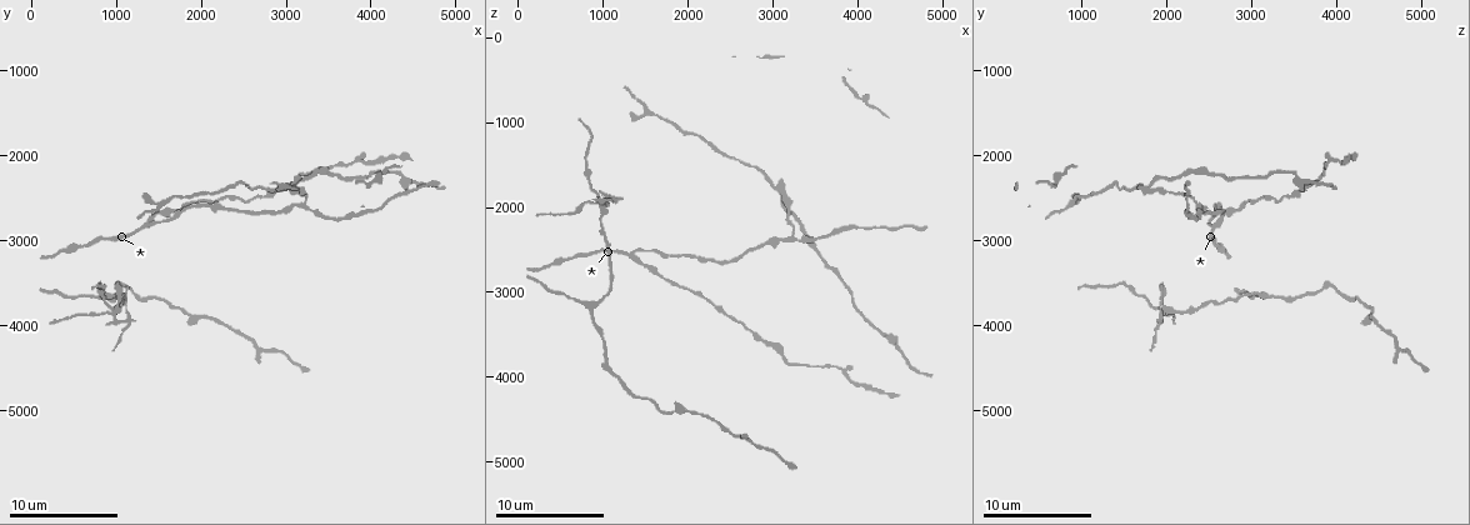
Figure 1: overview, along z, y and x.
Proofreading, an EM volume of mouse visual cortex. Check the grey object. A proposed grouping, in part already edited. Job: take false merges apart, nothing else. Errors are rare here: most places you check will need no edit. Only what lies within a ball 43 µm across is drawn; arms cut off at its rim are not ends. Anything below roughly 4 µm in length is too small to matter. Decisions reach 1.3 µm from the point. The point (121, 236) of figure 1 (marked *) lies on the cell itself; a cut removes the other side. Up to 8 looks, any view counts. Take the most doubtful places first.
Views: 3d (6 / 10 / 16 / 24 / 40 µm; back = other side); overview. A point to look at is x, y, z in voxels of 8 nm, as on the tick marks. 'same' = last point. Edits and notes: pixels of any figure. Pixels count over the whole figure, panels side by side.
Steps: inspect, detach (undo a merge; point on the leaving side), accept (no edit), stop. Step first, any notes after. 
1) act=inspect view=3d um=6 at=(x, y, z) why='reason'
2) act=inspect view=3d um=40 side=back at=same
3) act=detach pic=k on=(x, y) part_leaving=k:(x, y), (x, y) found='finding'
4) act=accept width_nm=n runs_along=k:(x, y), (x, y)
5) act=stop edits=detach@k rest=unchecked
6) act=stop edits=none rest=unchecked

act=inspect view=3d um=16 at=(3100, 2300, 1800) why='small branch off a trunk'

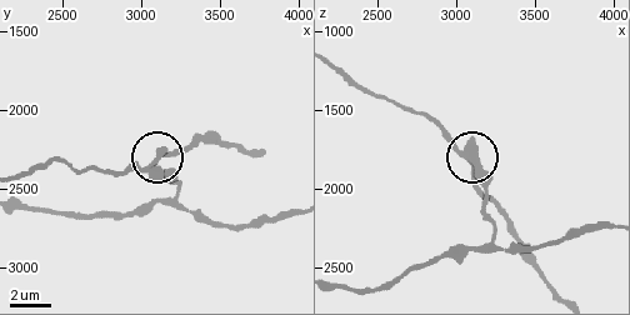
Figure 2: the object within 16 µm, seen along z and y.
act=detach pic=2 on=(168, 149) side_arm_um=22 arms=5 found='a second cell is stuck on'

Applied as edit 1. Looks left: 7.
act=inspect view=3d um=16 at=(1000, 3800, 1950) why='four or more arms meet'

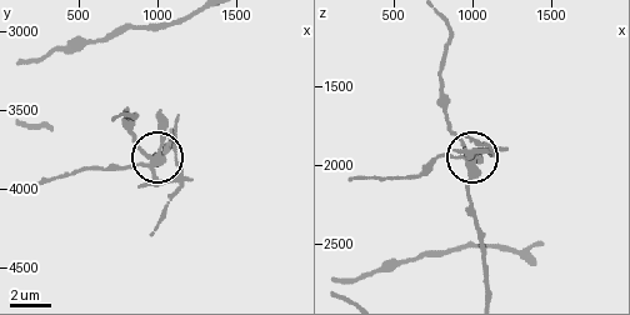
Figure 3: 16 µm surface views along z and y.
act=detach pic=3 on=(148, 184) width_nm=260 part_leaving=3:(155, 158), (141, 165), (75, 170), (38, 184) found='two cells meet here'

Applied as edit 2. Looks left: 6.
act=inspect view=overview

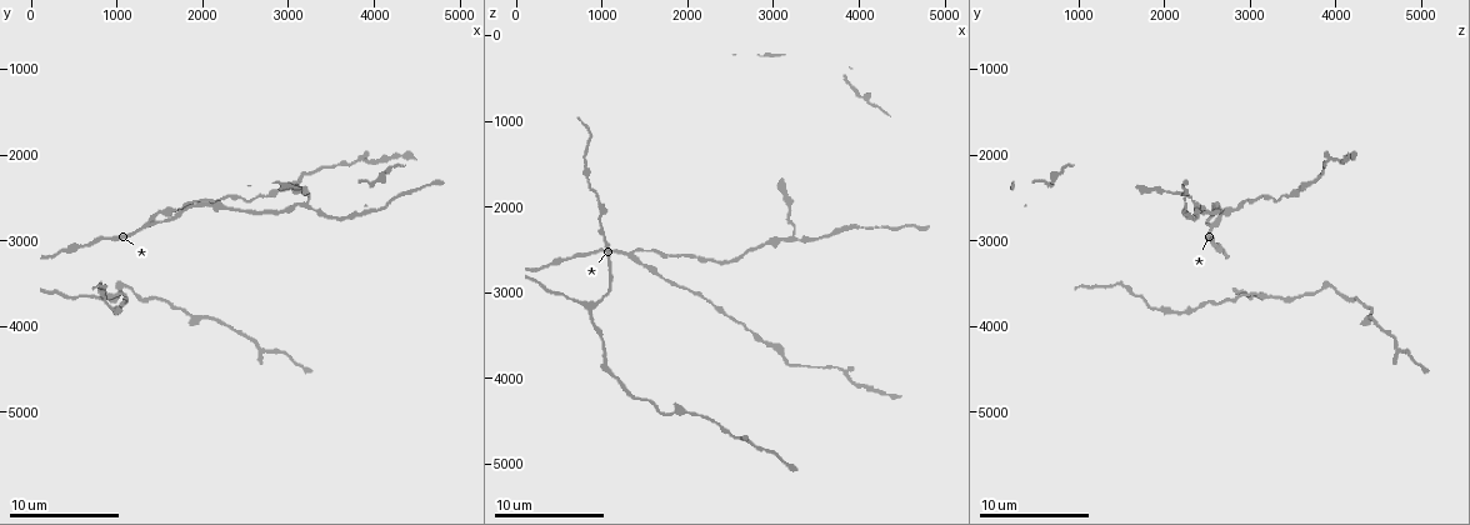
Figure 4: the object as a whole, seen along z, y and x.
act=inspect view=3d um=10 at=(900, 3650, 3200) why='arms part here'

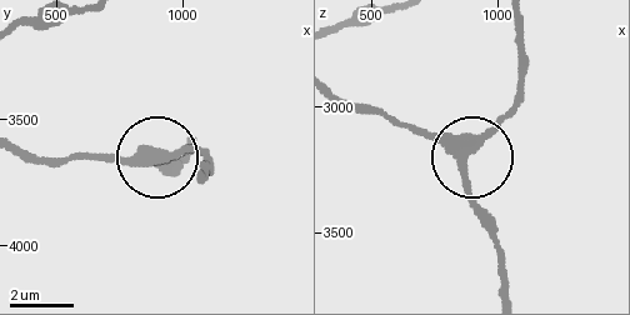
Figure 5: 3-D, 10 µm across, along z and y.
act=accept found='one cell here'

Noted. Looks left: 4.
act=inspect view=3d um=10 at=(3200, 2600, 2350) why='three-way junction'

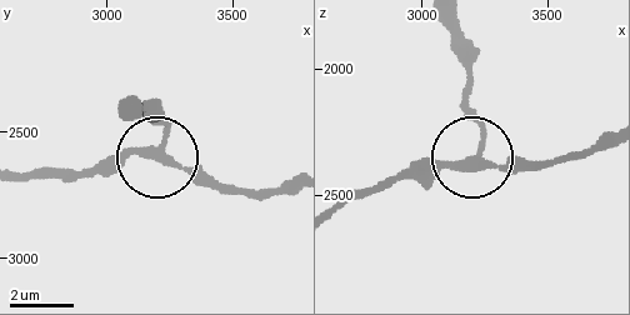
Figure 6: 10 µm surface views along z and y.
act=accept arms=3 runs_along=6:(336, 210), (400, 179), (470, 163), (481, 128), (468, 106) found='one cell here'

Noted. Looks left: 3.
act=stop edits=detach@2,detach@3 rest=unchecked

